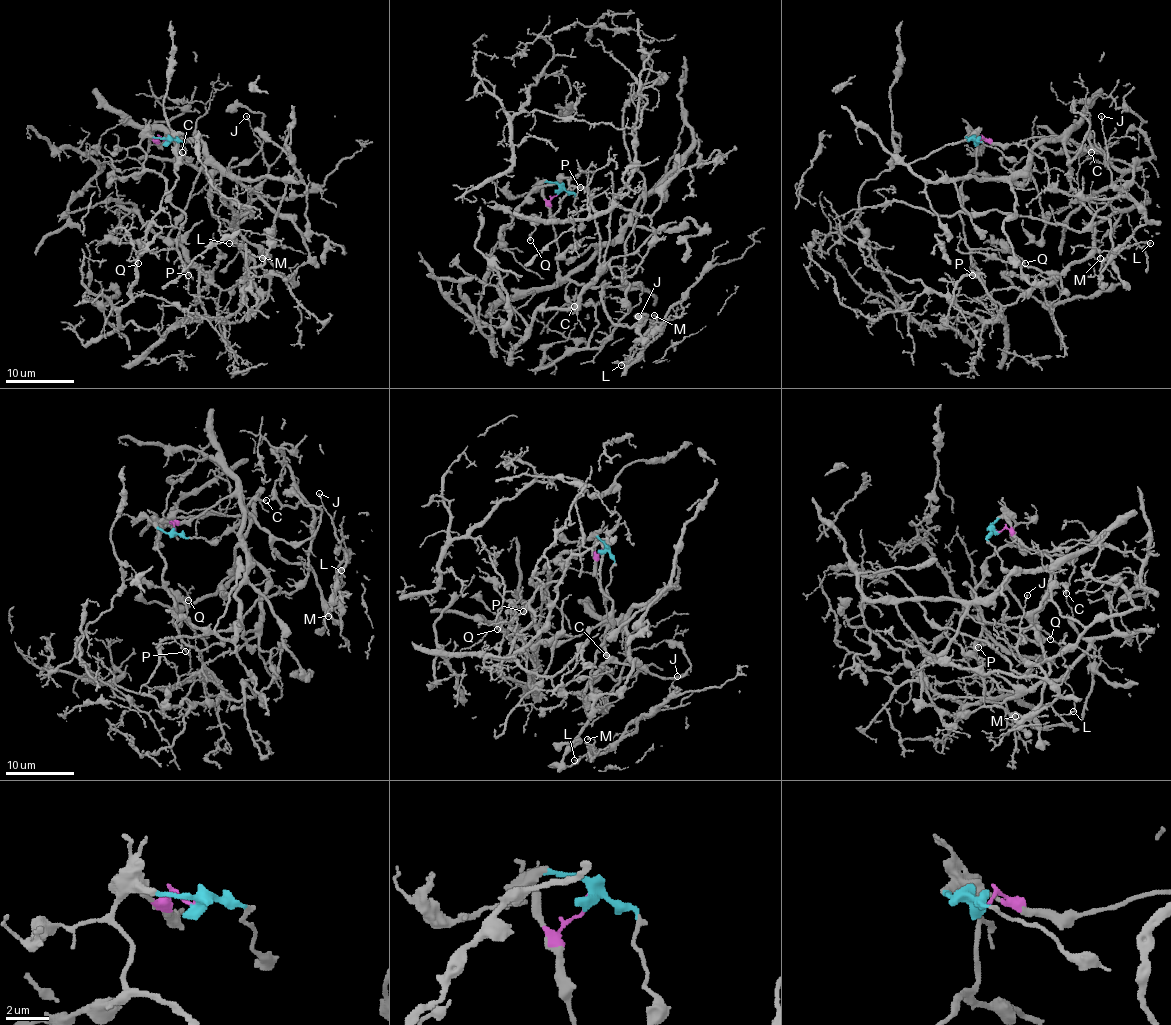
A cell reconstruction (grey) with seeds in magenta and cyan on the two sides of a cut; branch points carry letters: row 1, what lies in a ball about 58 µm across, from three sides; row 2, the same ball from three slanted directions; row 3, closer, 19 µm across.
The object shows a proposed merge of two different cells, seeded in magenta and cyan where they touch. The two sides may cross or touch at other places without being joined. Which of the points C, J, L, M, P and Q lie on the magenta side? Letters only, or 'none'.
C, J, L, M

